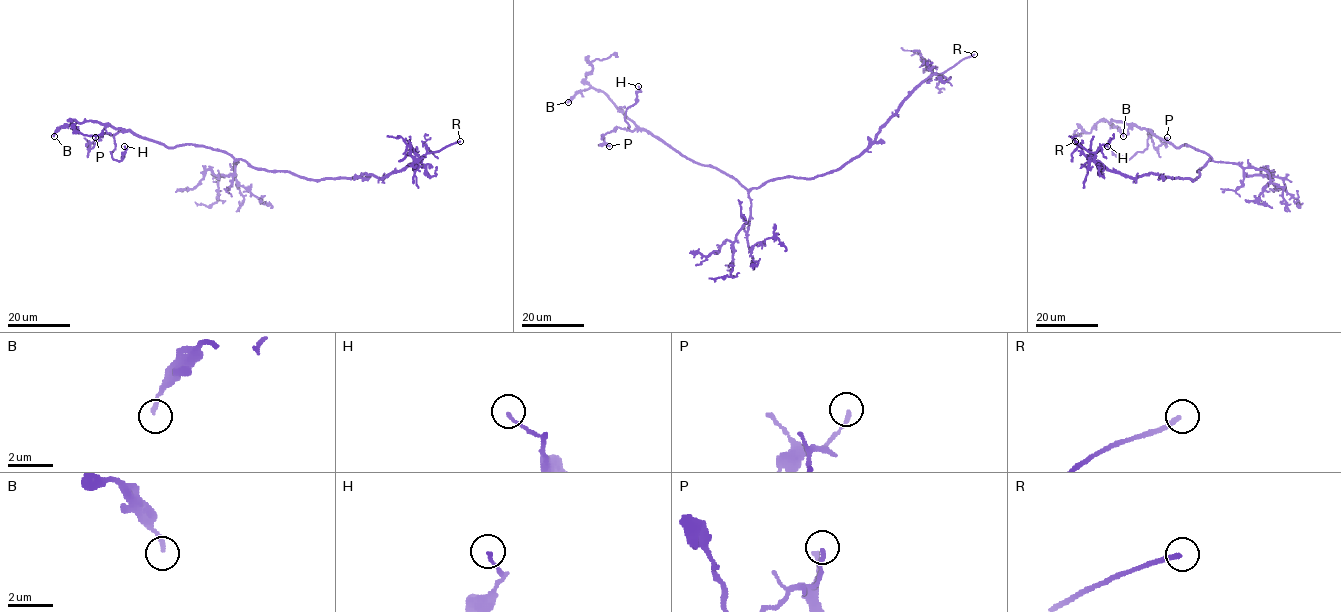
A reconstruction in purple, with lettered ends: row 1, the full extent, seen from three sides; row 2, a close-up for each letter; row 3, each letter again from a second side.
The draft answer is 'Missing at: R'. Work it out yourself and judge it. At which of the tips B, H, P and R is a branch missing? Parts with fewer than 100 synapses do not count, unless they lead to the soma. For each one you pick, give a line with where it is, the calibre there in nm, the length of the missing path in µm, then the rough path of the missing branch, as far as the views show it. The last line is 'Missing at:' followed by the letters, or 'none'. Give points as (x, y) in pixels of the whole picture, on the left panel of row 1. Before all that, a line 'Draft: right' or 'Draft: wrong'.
Draft: right
R: Place: (460, 141). Thickness 200 nm. Missing length about 60 µm
Missing at: R

